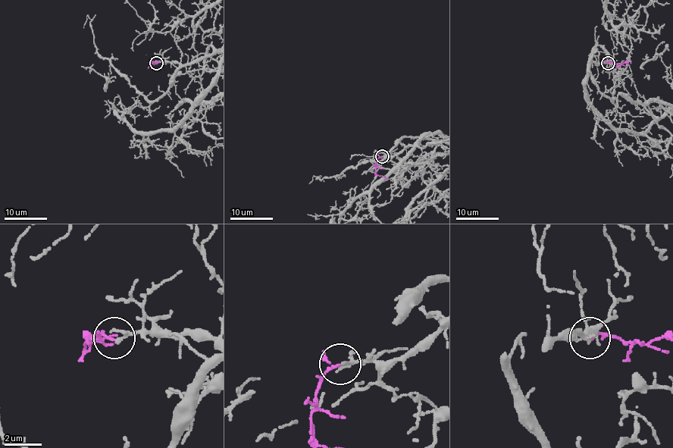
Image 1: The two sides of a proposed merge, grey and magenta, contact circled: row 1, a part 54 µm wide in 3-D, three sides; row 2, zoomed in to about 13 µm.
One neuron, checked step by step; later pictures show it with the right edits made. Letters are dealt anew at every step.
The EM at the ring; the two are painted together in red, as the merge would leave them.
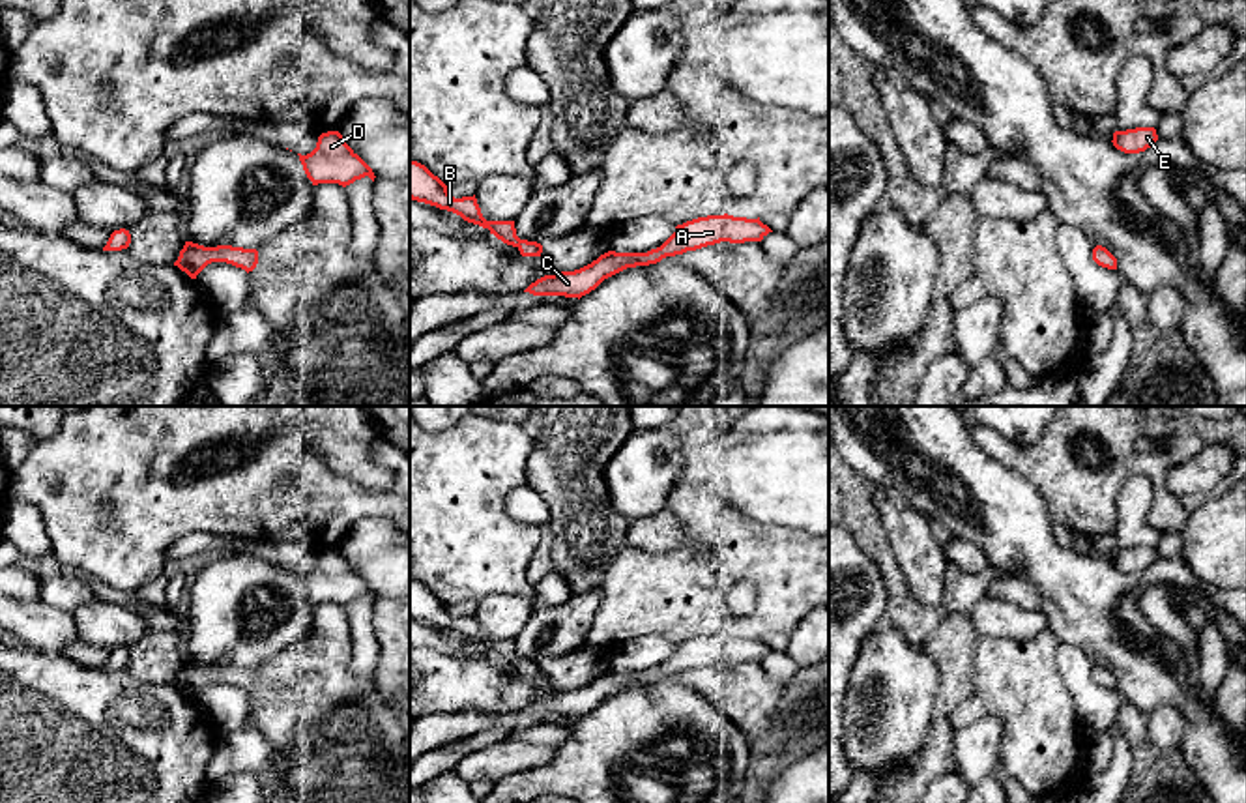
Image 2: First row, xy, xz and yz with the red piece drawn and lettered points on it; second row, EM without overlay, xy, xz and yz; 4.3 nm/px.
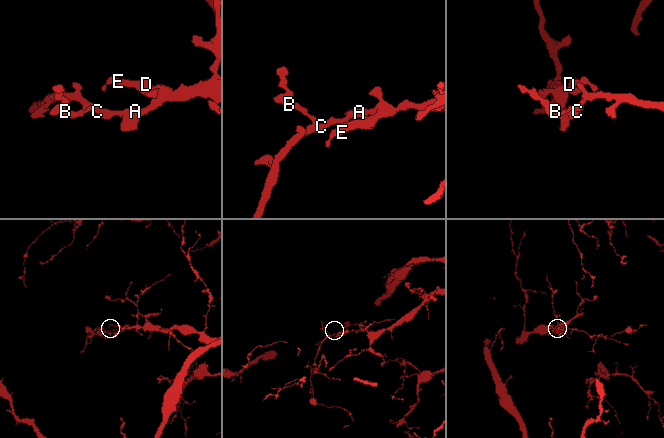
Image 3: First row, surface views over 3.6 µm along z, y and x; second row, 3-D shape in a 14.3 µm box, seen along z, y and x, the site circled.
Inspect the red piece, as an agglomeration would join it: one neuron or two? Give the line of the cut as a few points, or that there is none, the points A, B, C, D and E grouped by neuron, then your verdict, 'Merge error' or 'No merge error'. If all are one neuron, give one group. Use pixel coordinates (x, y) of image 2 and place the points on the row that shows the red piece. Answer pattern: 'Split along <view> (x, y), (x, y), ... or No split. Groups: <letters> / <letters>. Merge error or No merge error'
No split. Groups: A B C D E. No merge error

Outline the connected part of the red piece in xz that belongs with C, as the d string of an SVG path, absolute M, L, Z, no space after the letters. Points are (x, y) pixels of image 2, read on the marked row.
M707 215L675 226L675 232L657 249L647 253L608 251L591 264L574 271L558 271L531 283L524 292L533 296L582 298L595 290L604 279L636 266L657 264L666 256L683 255L720 241L745 243L761 241L769 232L758 219L733 215Z

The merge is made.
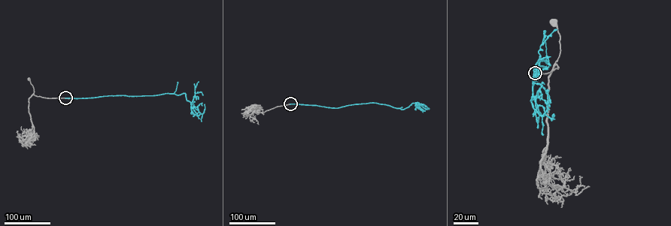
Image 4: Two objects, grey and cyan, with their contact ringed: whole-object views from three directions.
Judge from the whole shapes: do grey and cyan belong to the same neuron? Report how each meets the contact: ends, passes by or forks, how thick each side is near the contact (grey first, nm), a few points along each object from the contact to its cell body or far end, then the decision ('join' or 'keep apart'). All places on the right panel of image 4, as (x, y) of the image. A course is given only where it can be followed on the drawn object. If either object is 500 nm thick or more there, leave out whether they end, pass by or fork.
calibres 360 and 500 nm; course grey (535, 73), (548, 73), (557, 68), (554, 63), (560, 50), (560, 35), (554, 22); course cyan (535, 73), (550, 64), (541, 60), (533, 81), (542, 116), (548, 91); keep apart

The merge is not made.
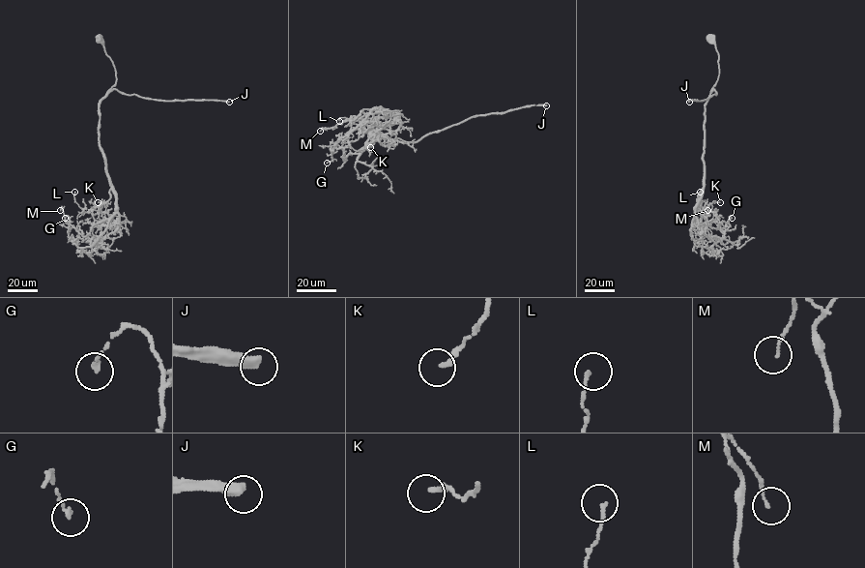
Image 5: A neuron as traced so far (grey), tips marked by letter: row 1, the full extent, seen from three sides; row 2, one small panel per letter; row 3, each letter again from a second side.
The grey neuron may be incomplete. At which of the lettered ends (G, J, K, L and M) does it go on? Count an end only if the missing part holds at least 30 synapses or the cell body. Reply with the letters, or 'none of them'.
J

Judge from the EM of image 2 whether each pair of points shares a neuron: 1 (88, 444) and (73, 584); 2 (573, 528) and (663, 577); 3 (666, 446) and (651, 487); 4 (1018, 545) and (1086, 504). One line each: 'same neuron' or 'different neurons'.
1: different neurons
2: different neurons
3: same neuron
4: different neurons

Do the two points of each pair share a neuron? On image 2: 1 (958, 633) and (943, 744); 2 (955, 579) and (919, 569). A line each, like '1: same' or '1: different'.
1: same
2: different

